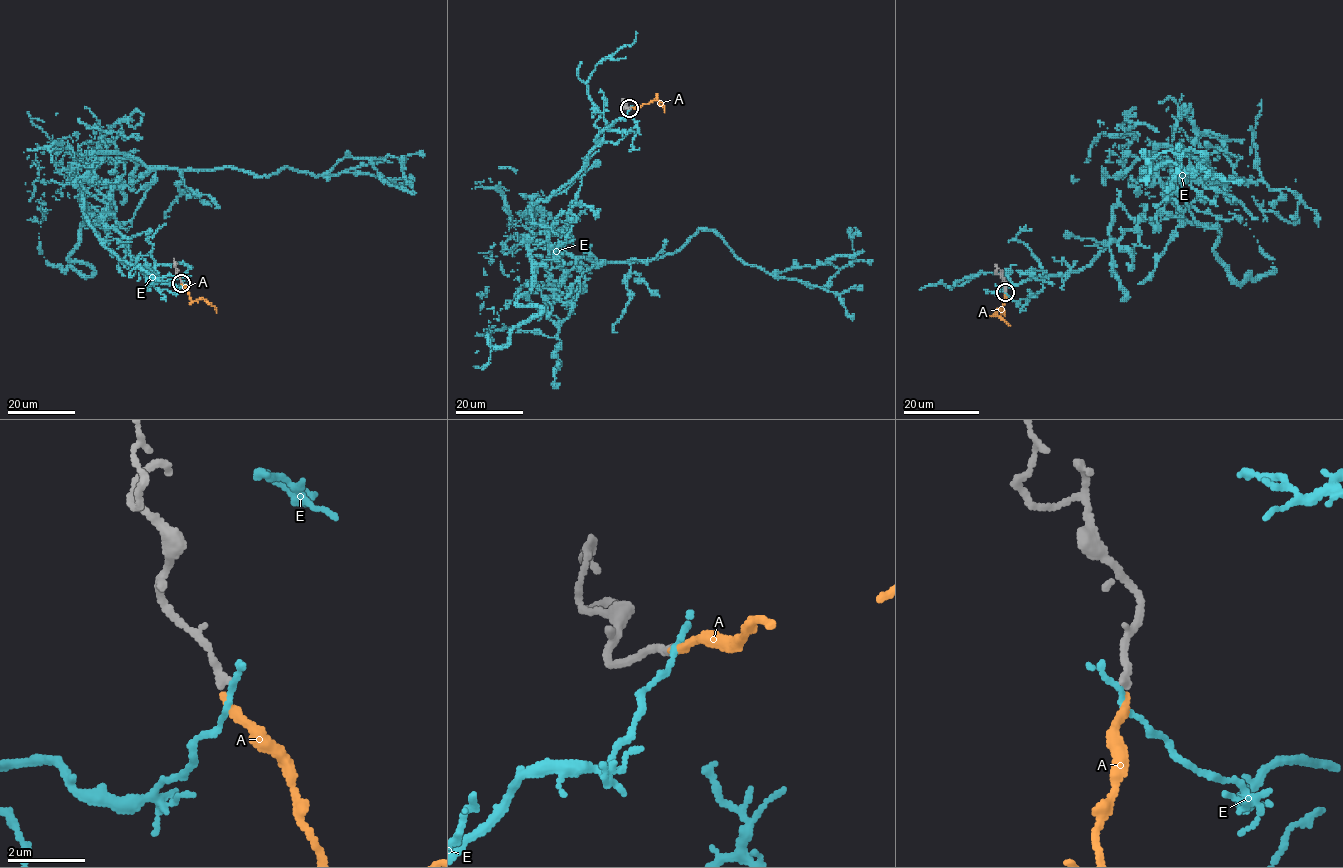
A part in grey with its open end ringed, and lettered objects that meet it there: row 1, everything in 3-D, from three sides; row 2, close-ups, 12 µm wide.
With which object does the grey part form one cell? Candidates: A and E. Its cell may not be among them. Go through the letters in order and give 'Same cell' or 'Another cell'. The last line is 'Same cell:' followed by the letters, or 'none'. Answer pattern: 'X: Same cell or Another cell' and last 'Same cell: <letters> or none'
A: Same cell
E: Another cell
Same cell: A

